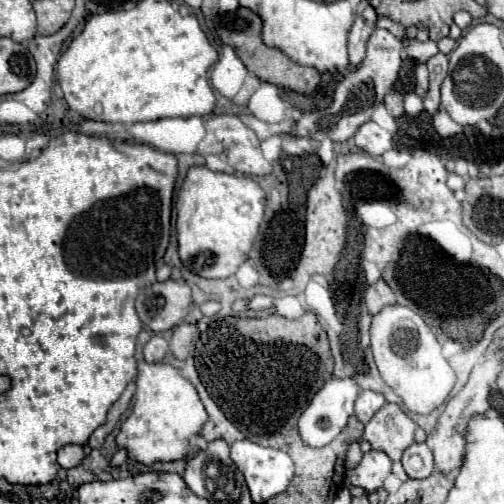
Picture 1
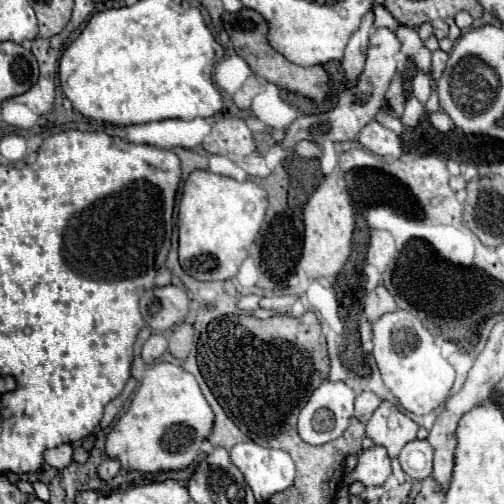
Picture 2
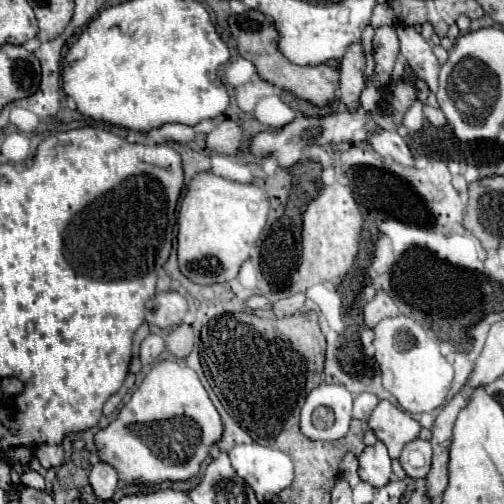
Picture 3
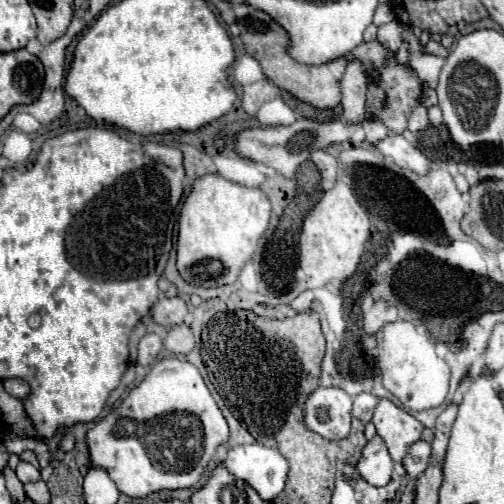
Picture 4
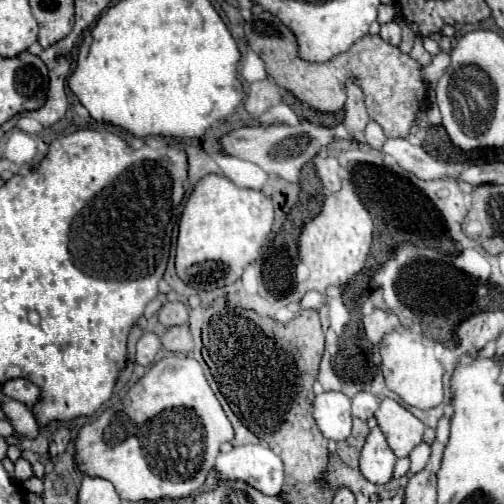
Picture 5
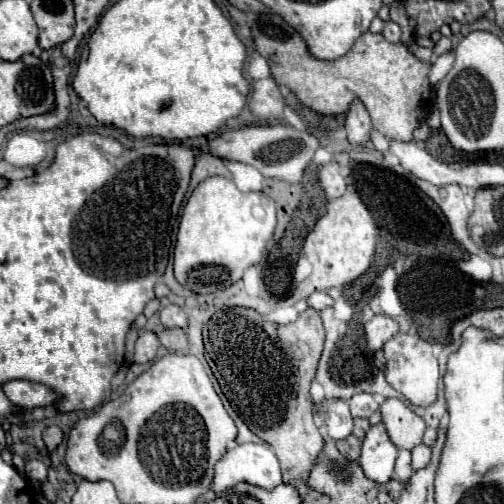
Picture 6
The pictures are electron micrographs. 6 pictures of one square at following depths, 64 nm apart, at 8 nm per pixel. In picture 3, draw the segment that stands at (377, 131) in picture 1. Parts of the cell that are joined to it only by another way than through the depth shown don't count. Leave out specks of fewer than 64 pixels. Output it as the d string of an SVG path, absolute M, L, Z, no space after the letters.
M382 132L382 134L374 134L366 140L380 156L390 156L396 158L398 164L402 166L416 166L416 158L412 154L412 150L408 148L408 144L404 142L404 138L398 132Z

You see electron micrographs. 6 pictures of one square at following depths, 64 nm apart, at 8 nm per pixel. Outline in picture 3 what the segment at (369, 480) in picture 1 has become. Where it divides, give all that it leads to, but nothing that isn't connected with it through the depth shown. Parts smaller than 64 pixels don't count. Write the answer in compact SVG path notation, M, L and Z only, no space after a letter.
M376 440L374 446L366 446L364 452L358 456L358 476L368 482L370 486L384 486L388 484L392 476L392 460L388 456L388 450L380 440Z

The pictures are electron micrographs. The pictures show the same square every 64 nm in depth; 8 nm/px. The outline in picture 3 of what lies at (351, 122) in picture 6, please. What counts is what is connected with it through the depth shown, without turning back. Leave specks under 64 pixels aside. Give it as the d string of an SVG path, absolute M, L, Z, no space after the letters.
M354 44L342 58L340 64L340 88L338 88L338 100L348 108L356 110L360 106L360 94L366 88L366 78L364 78L364 48L360 44Z

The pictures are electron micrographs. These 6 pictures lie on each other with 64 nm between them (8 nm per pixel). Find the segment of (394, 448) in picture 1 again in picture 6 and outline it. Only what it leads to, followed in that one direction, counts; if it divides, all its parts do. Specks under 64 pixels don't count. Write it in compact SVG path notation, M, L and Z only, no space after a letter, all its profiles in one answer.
M388 398L382 404L382 416L384 416L384 426L392 438L392 442L402 450L412 450L414 446L422 444L422 434L426 430L424 420L414 414L404 402L396 398Z

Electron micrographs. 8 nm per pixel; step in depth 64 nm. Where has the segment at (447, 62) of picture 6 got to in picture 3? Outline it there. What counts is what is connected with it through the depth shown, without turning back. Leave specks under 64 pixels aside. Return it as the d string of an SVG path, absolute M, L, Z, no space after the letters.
M400 24L398 26L398 38L400 38L400 52L408 60L410 68L416 72L420 80L428 84L432 92L438 88L438 72L440 62L432 54L432 46L426 40L414 40L414 28Z

